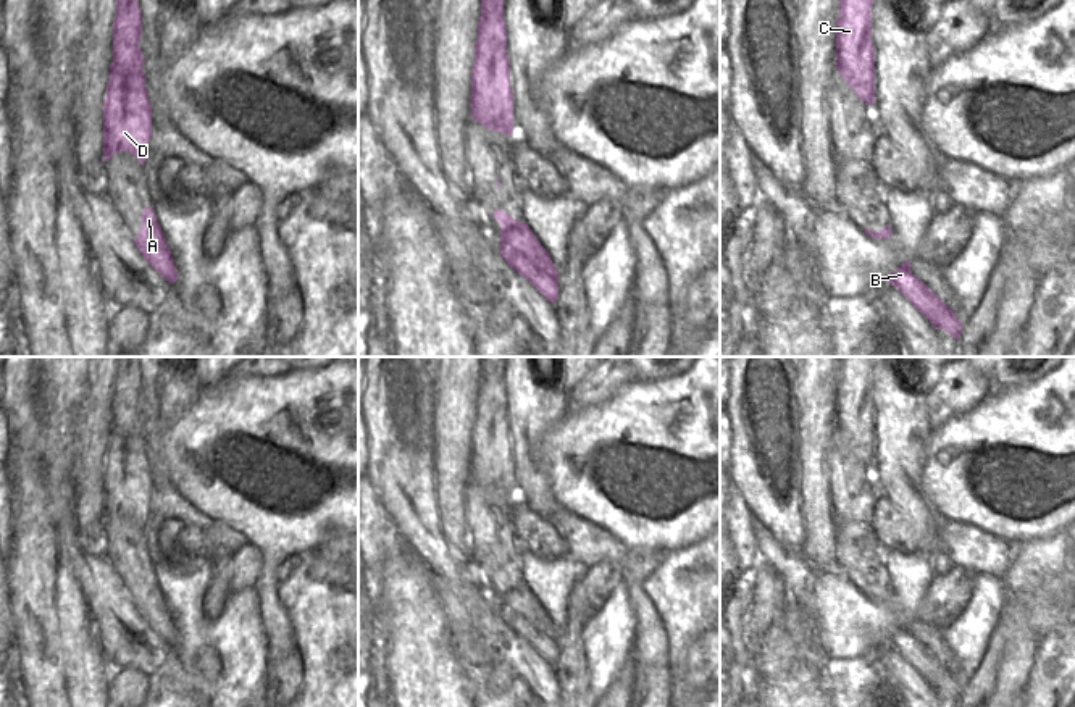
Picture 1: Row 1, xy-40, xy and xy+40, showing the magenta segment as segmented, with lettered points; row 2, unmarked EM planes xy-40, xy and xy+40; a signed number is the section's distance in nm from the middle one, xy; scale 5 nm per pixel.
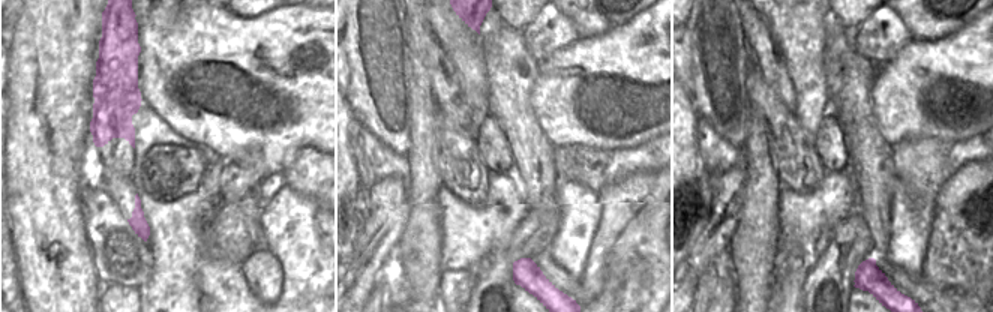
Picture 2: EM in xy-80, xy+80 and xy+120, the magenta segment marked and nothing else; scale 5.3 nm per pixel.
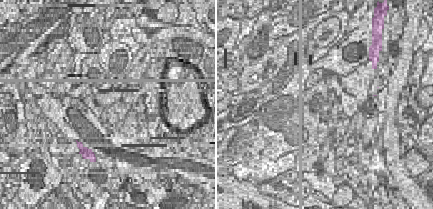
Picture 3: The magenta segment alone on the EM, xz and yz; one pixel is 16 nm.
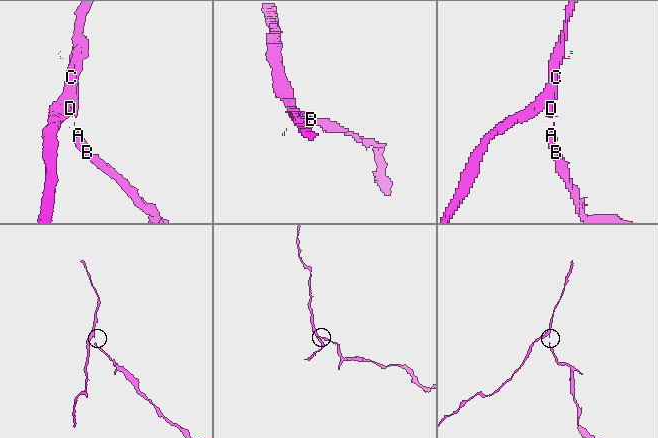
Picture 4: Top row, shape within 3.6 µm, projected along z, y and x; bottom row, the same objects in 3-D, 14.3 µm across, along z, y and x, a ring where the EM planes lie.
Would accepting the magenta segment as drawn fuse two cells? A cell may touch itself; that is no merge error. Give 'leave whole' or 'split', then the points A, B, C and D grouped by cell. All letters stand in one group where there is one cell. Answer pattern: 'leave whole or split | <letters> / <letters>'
split | A B / C D

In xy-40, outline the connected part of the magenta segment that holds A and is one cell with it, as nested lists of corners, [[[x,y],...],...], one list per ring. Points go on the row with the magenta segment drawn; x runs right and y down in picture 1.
[[[150,207],[142,211],[142,228],[139,237],[134,239],[136,247],[145,261],[169,284],[178,279],[178,270],[171,257],[171,250],[165,241],[165,234],[157,223],[157,216]]]

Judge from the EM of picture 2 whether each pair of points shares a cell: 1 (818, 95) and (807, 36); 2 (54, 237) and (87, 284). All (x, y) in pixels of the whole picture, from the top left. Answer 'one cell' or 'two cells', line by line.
1: one cell
2: one cell

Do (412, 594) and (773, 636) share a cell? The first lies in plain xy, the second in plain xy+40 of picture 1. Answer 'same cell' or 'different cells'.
same cell

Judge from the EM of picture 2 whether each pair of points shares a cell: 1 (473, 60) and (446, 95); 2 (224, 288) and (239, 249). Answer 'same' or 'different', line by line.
1: different
2: different

